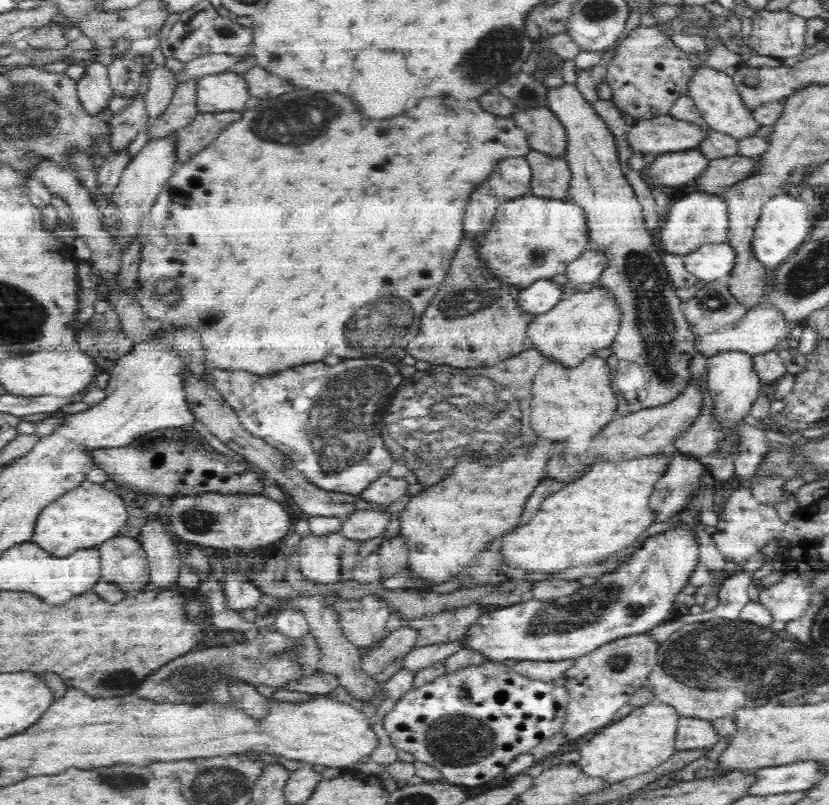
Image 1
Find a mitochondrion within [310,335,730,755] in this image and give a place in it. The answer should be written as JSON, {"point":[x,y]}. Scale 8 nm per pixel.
{"point":[419,429]}

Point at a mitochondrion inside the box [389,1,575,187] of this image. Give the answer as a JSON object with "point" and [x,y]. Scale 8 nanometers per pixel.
{"point":[486,61]}

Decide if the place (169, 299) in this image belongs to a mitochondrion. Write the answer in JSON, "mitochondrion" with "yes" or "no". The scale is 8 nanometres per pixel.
{"mitochondrion":"yes"}

